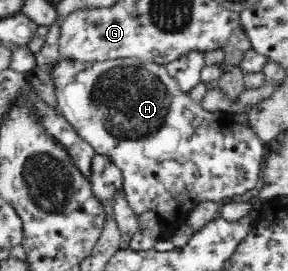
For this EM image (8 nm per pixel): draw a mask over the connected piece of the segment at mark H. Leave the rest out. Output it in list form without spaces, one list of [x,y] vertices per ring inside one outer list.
[[[118,58],[105,62],[77,62],[60,59],[55,64],[47,64],[51,76],[55,82],[55,92],[57,109],[67,119],[67,122],[75,129],[75,132],[81,136],[85,142],[89,143],[96,154],[103,155],[115,163],[121,171],[121,181],[123,181],[123,193],[125,200],[129,204],[131,210],[137,215],[139,232],[131,236],[129,249],[135,251],[152,250],[155,246],[171,237],[171,234],[179,226],[185,224],[187,217],[190,216],[194,209],[201,202],[223,202],[246,197],[251,193],[255,193],[260,186],[262,165],[265,164],[265,157],[268,155],[267,145],[259,139],[254,129],[247,128],[243,124],[236,122],[231,113],[215,111],[209,112],[205,110],[199,102],[195,102],[187,93],[181,90],[179,83],[167,72],[165,65],[160,65],[151,61],[143,61],[139,58]]]

